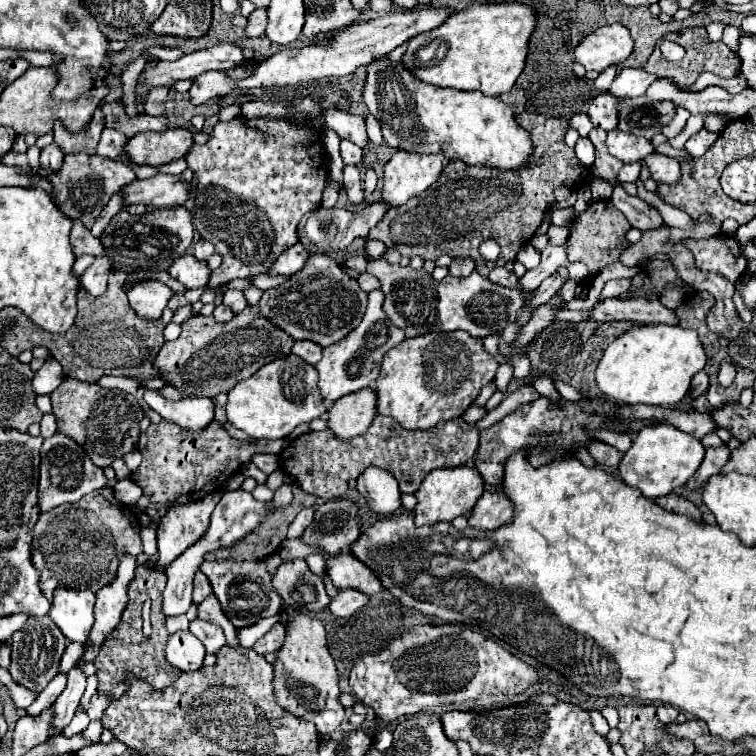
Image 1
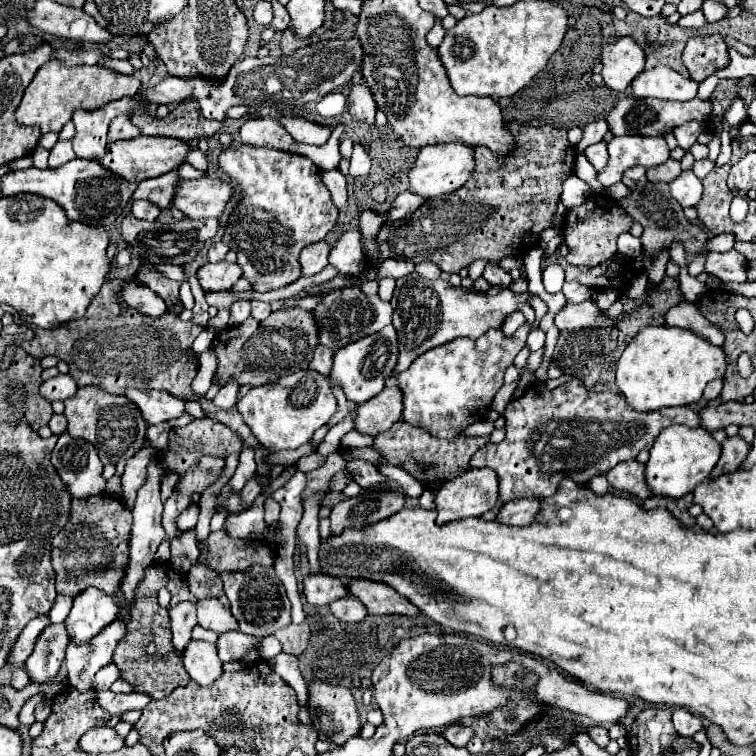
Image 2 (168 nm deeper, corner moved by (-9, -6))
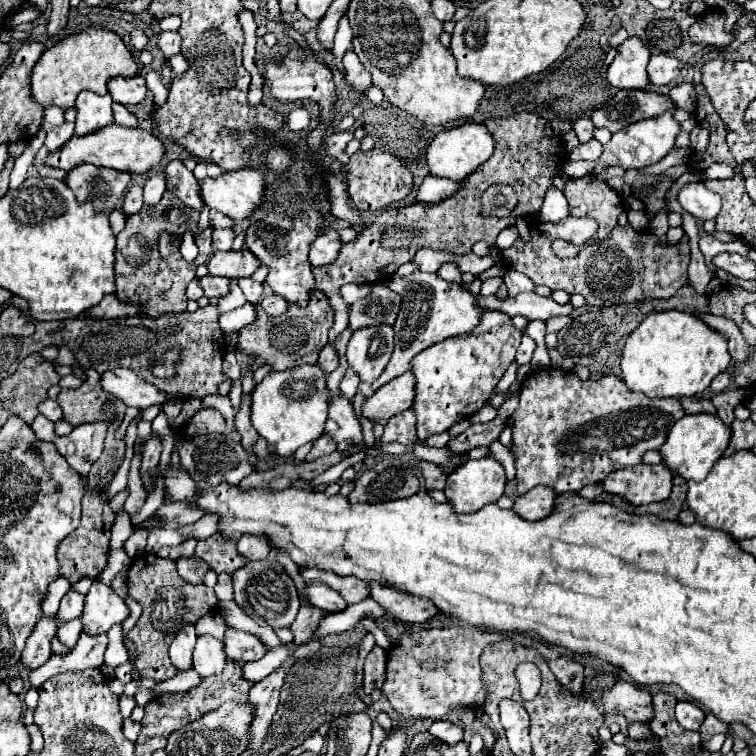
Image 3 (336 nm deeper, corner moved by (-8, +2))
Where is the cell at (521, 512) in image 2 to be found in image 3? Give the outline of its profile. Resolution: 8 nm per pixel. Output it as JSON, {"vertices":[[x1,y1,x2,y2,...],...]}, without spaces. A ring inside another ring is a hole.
{"vertices":[[536,486,528,494,520,496,514,502,512,510,524,520,542,520,552,512,554,500,556,500,556,494,550,486]]}

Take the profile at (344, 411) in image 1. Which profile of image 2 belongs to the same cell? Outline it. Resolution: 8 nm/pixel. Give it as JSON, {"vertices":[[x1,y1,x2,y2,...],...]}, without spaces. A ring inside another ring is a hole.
{"vertices":[[387,386,387,390,371,398,371,402,357,406,355,430,367,436,375,436,383,430,389,430,401,418,401,402,401,390,397,386]]}

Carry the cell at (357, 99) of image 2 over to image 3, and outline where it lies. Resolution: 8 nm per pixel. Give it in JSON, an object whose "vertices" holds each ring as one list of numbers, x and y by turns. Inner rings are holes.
{"vertices":[[348,50,344,54,344,68,346,68,346,80,350,82,350,88,354,92,358,92,360,96,364,96,366,88,372,86,372,76,370,72,362,66,362,62,358,60,358,56,354,54,354,50]]}

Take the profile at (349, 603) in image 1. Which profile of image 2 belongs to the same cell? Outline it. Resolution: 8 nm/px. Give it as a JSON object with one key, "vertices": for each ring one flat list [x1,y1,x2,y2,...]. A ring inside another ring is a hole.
{"vertices":[[347,596,347,598,339,598,329,606,331,614,335,614,337,620,341,622,361,622,367,616,367,608,363,606,363,602,359,602,355,596]]}

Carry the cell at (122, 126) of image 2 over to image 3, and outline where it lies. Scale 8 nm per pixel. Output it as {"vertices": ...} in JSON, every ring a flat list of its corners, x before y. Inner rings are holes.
{"vertices":[[112,104,112,110,114,110,114,122,116,122,116,124,122,124,122,126,126,127,138,126,137,118,126,110,126,106,122,106,122,104]]}

